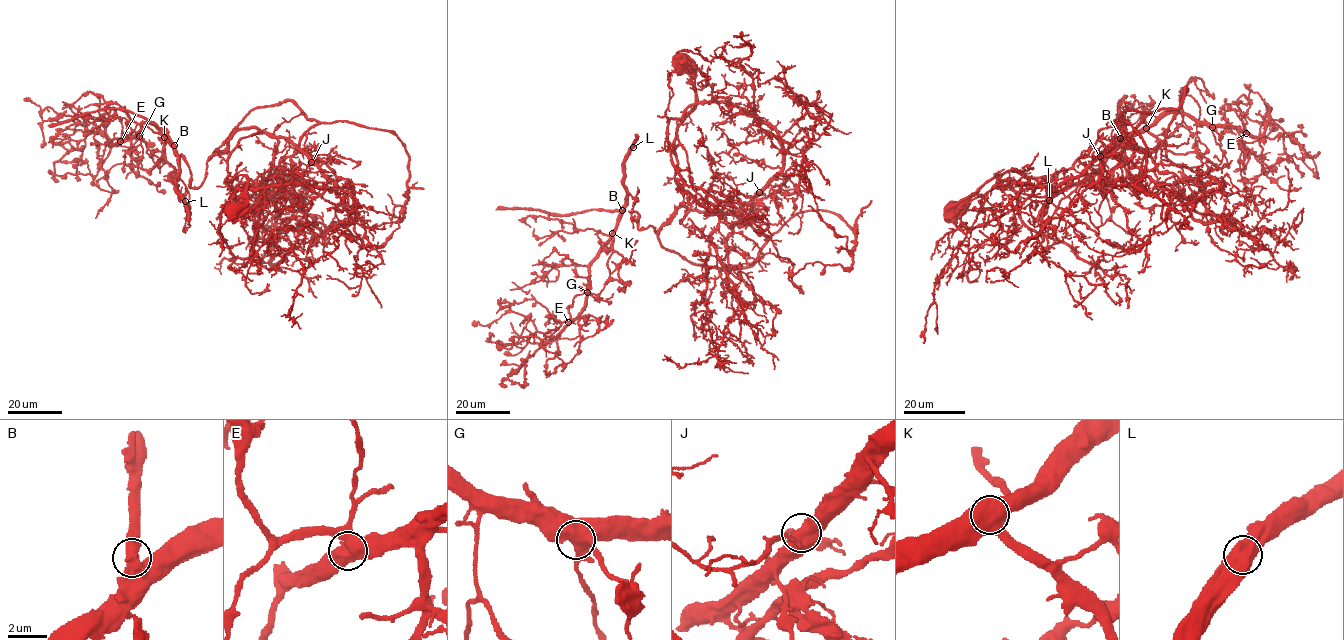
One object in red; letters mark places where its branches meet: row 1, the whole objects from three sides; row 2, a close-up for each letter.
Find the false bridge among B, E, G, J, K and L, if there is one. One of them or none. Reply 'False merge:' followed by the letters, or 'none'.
False merge: B

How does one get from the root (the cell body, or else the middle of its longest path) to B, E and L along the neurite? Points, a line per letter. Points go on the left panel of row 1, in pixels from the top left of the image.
B: (234, 210), (247, 178), (226, 180), (228, 157), (259, 131), (239, 129), (207, 161), (197, 187), (174, 146)
E: (234, 210), (247, 178), (226, 180), (228, 157), (256, 129), (239, 129), (197, 187), (152, 123), (120, 141)
L: (234, 210), (247, 178), (226, 180), (228, 157), (255, 128), (207, 161), (197, 187), (176, 152), (185, 201)

